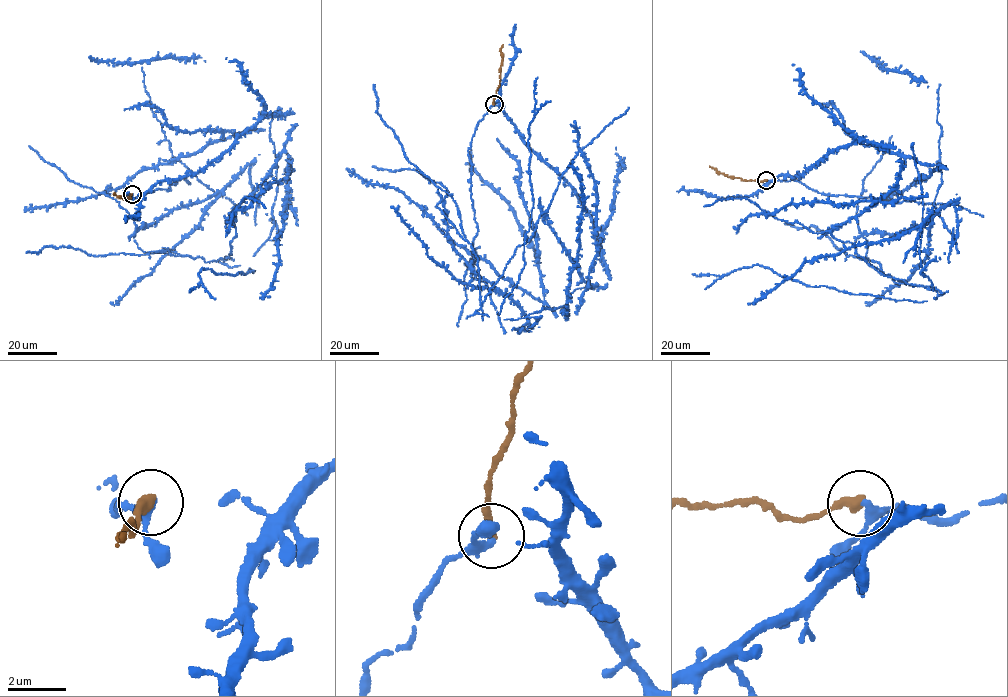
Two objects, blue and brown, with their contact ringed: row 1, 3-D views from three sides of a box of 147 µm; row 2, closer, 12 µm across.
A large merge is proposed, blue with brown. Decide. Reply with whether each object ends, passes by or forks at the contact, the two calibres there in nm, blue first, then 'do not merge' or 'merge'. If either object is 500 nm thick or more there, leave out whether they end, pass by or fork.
blue passes by; brown ends there; 240 nm thick on the blue side, 360 nm on the other; merge

